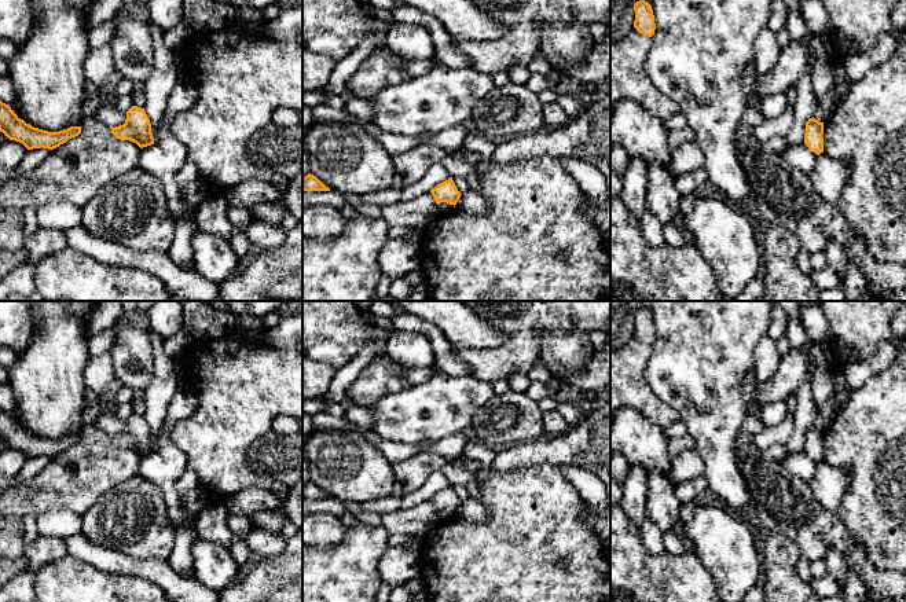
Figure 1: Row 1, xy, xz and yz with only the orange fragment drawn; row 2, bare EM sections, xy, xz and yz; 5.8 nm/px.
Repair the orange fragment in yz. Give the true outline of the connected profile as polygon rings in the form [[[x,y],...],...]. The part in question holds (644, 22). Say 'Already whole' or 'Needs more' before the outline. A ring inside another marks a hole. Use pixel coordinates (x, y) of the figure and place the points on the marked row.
Already whole. [[[639,0],[634,4],[634,11],[635,11],[634,27],[639,33],[652,37],[656,29],[652,5],[645,0]]]

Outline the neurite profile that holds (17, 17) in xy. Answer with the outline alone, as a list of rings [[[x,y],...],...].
[[[0,0],[0,40],[23,47],[36,27],[33,0]]]

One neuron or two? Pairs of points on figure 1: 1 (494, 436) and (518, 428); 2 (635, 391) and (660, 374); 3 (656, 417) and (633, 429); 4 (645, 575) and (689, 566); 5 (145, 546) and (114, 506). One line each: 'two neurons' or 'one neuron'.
1: one neuron
2: two neurons
3: two neurons
4: one neuron
5: one neuron

